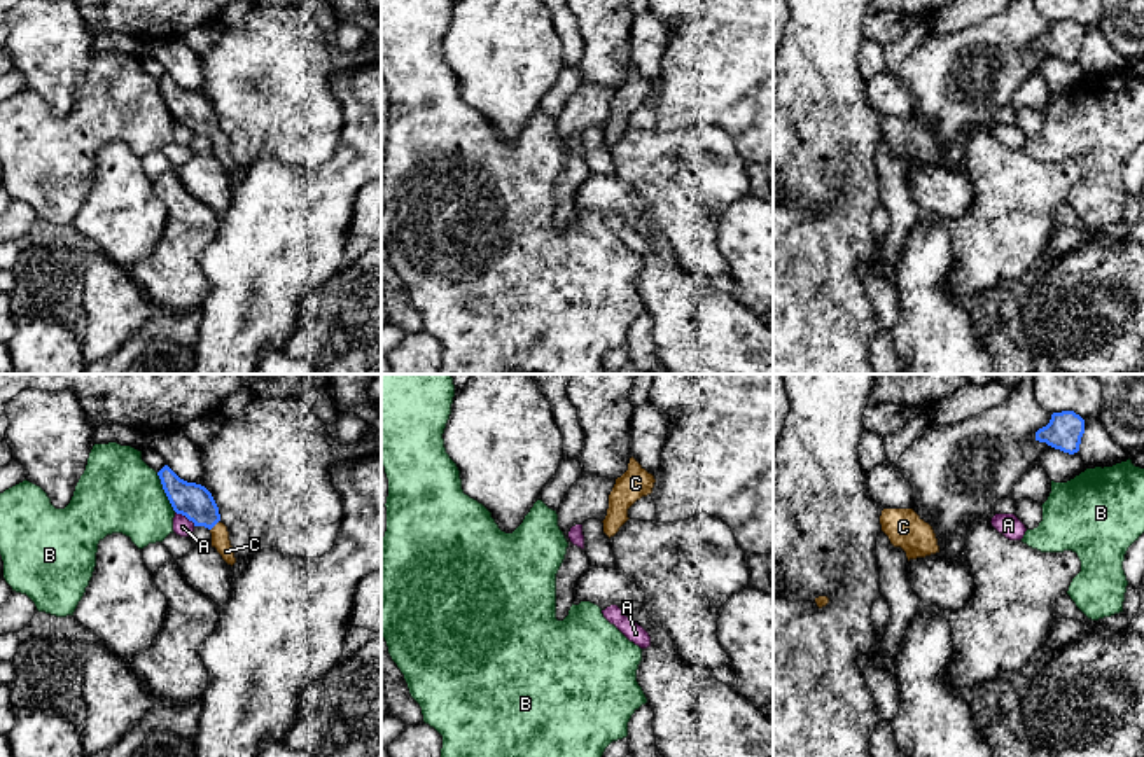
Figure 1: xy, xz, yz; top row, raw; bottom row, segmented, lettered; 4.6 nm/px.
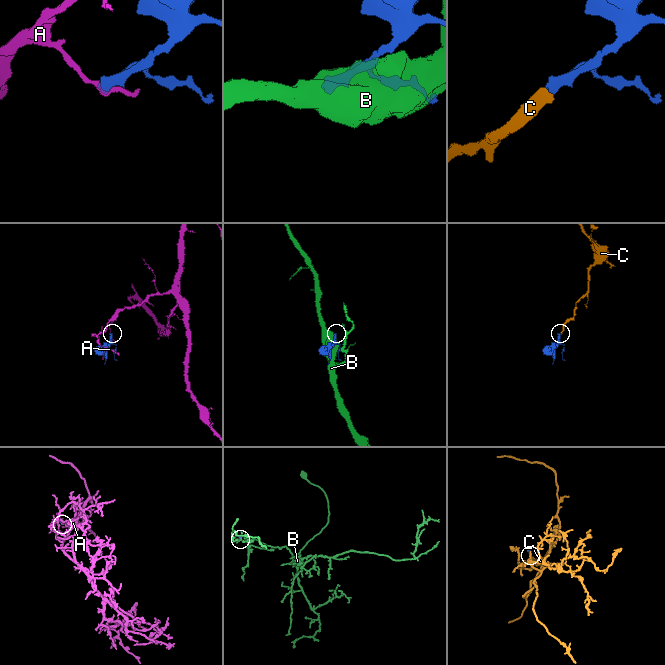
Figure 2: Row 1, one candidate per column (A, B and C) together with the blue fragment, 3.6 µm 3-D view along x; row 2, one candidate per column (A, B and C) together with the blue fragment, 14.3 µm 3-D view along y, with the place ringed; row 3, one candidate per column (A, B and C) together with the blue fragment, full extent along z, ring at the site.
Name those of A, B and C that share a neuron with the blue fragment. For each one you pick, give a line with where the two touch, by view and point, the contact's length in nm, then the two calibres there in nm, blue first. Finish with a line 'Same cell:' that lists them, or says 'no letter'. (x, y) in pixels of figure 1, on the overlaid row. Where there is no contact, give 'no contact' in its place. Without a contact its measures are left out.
C: meets blue in xy at (216, 523); contact 70 nm long; 160 nm thick on the blue side, 80 nm on the other
Same cell: C

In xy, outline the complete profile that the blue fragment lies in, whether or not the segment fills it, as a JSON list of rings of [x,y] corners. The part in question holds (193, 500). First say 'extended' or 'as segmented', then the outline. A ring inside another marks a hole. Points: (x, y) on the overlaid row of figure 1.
extended; [[[164,465],[157,476],[173,510],[185,516],[194,526],[208,528],[212,533],[212,547],[233,566],[236,558],[229,531],[220,521],[219,507],[212,493],[201,484],[180,479],[168,465]]]

